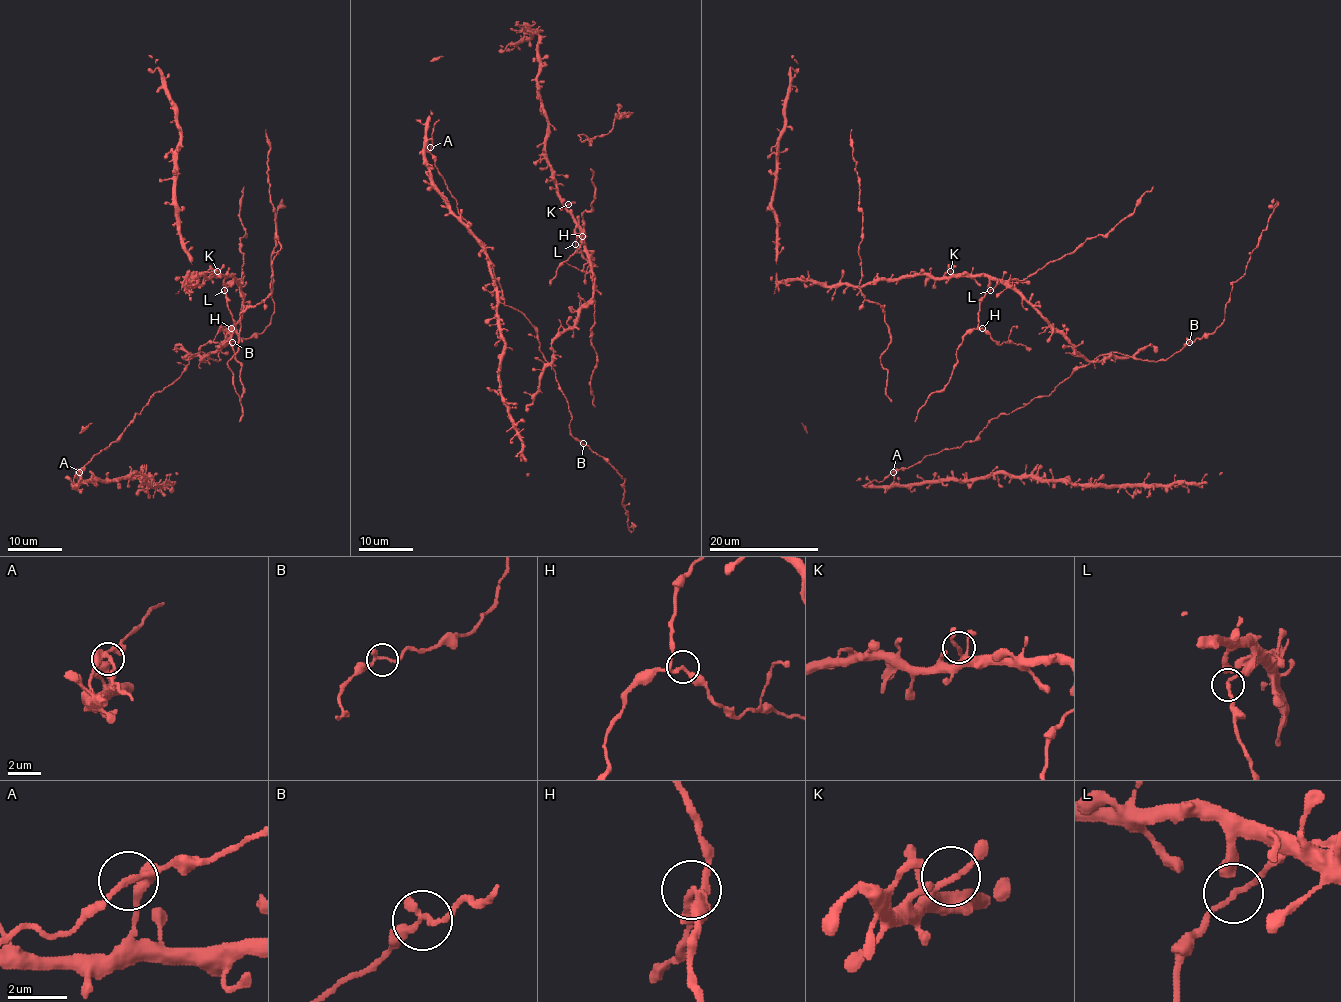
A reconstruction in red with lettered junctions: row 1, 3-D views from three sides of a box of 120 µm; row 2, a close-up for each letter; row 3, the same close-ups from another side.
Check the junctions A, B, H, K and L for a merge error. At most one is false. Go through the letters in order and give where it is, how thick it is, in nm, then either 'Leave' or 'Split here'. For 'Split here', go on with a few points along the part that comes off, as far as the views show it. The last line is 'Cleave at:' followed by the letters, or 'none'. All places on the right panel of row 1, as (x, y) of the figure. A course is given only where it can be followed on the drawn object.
A: Place: (893, 472). Thickness 160 nm. Leave
B: Place: (1189, 342). Thickness 190 nm. Leave
H: Place: (982, 328). Thickness 180 nm. Split here. Course of the part to remove: (981, 328), (999, 345), (1013, 342), (1031, 349)
K: Place: (950, 271). Thickness 150 nm. Leave
L: Place: (990, 290). Thickness 170 nm. Leave
Cleave at: H

